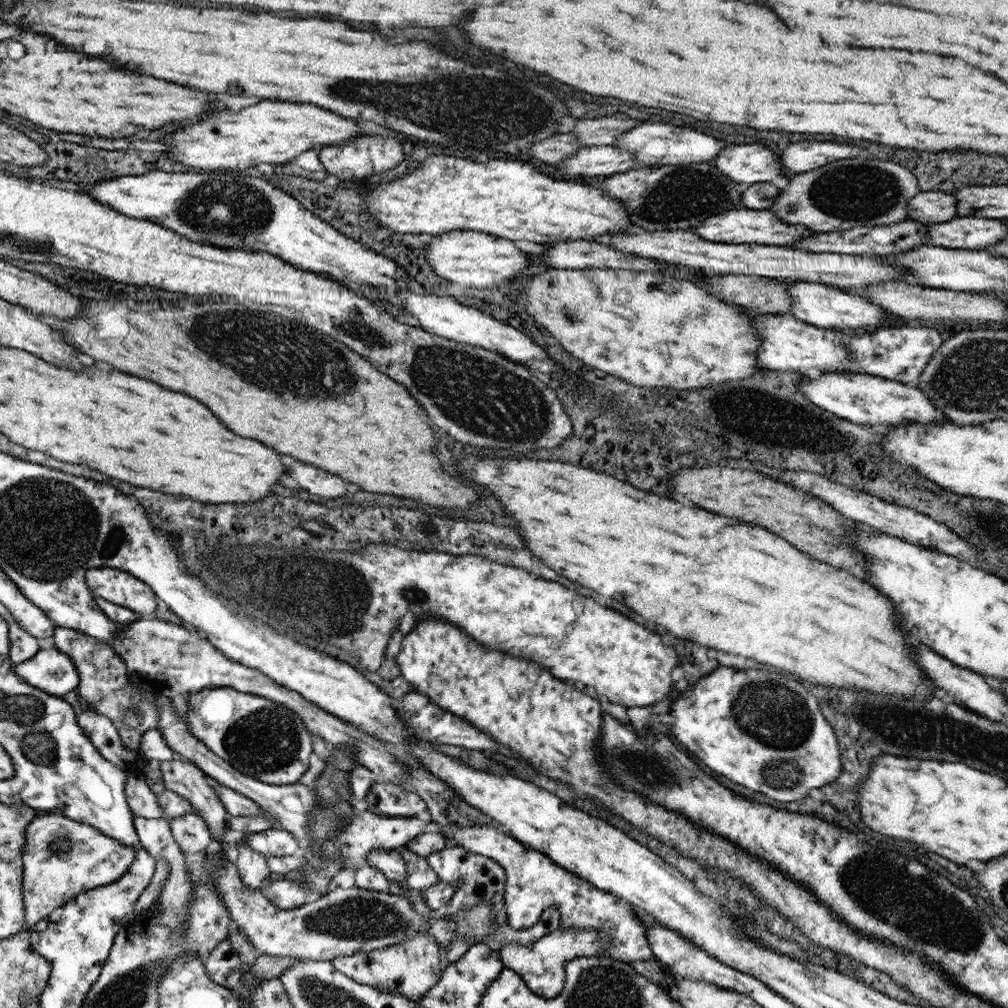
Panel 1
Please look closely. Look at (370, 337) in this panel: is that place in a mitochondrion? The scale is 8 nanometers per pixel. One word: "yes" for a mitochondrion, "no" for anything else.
yes

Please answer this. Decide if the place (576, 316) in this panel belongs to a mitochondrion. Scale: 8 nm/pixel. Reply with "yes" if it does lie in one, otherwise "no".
yes

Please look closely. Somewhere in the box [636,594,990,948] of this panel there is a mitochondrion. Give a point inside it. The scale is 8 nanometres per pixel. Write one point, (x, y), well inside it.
(759, 710)

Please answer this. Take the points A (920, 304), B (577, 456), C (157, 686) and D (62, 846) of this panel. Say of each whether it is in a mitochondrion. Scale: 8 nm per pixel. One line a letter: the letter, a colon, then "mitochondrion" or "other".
A: other
B: other
C: other
D: mitochondrion

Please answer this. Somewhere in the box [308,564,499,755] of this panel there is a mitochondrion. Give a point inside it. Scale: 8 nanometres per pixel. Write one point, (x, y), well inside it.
(360, 598)

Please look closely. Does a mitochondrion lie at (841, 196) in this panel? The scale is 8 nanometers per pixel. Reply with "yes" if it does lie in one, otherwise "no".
yes

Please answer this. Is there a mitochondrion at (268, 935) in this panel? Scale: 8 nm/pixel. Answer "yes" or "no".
no

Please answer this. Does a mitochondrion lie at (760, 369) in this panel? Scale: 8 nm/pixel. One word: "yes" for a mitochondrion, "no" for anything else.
no

